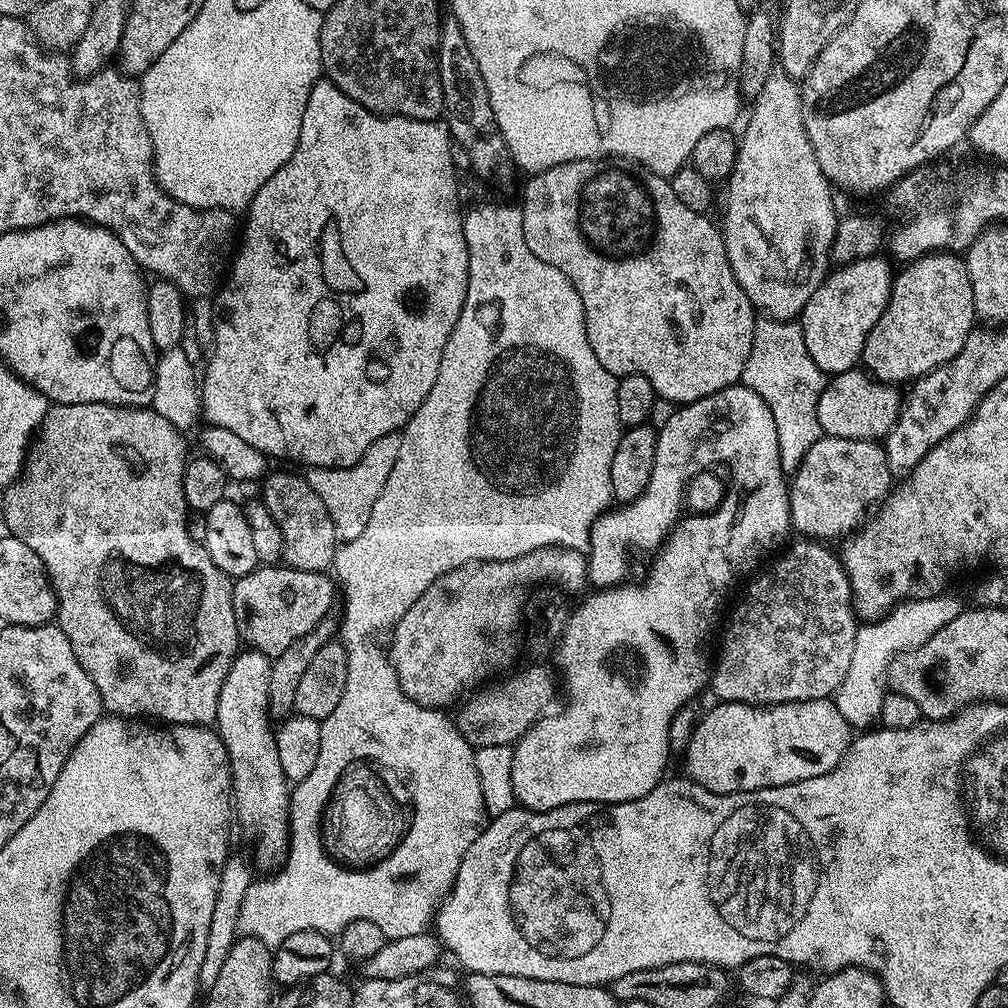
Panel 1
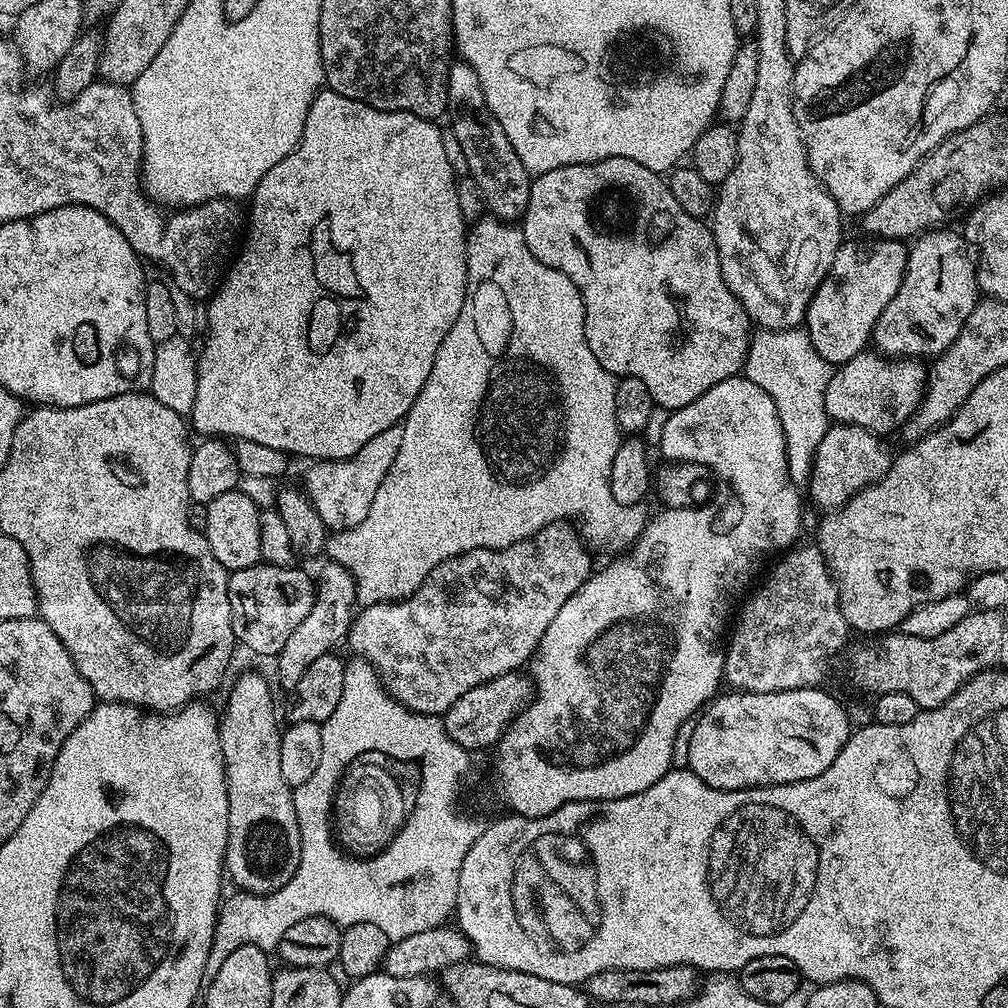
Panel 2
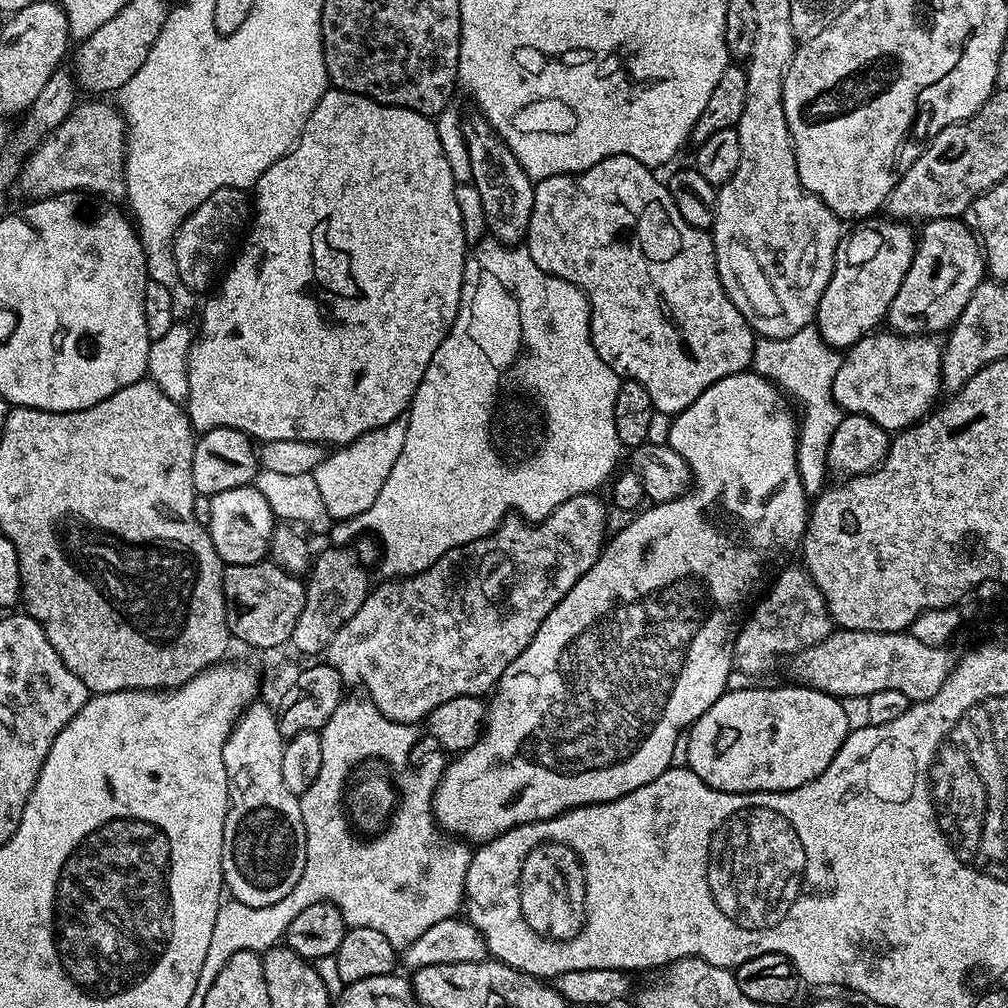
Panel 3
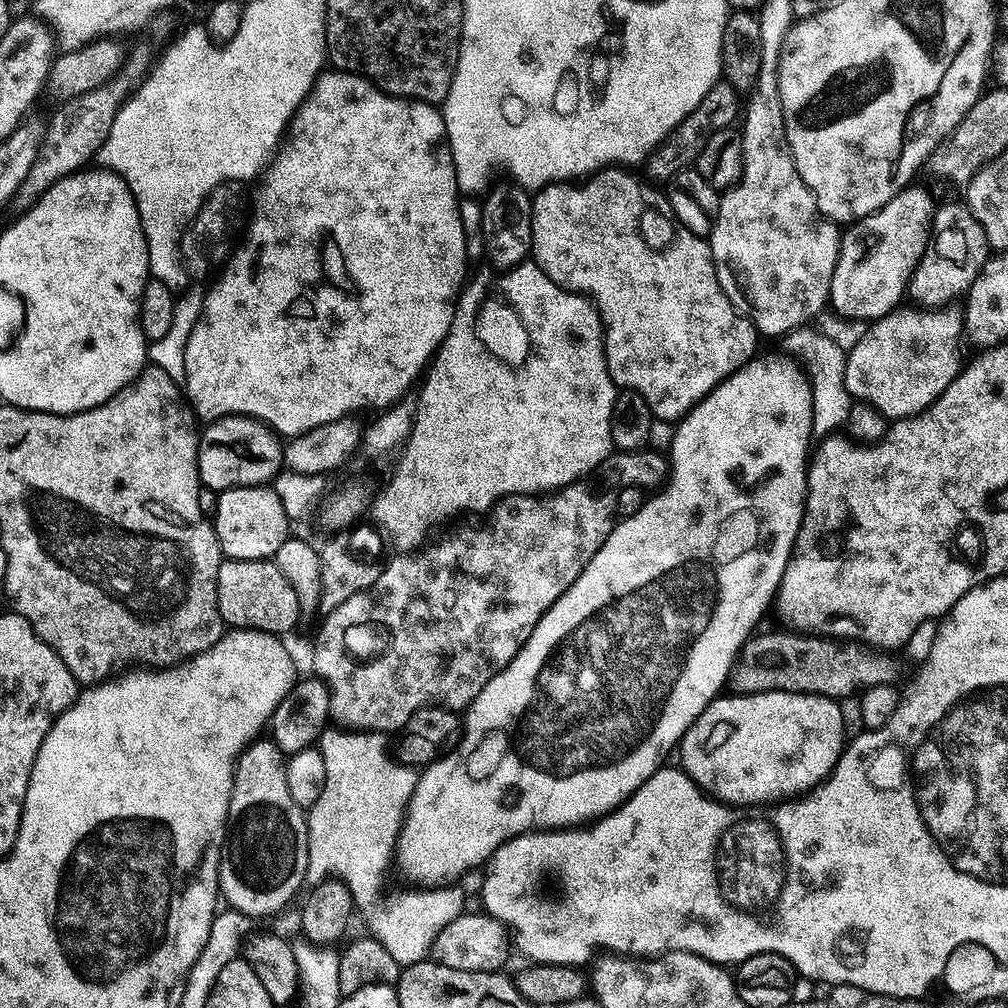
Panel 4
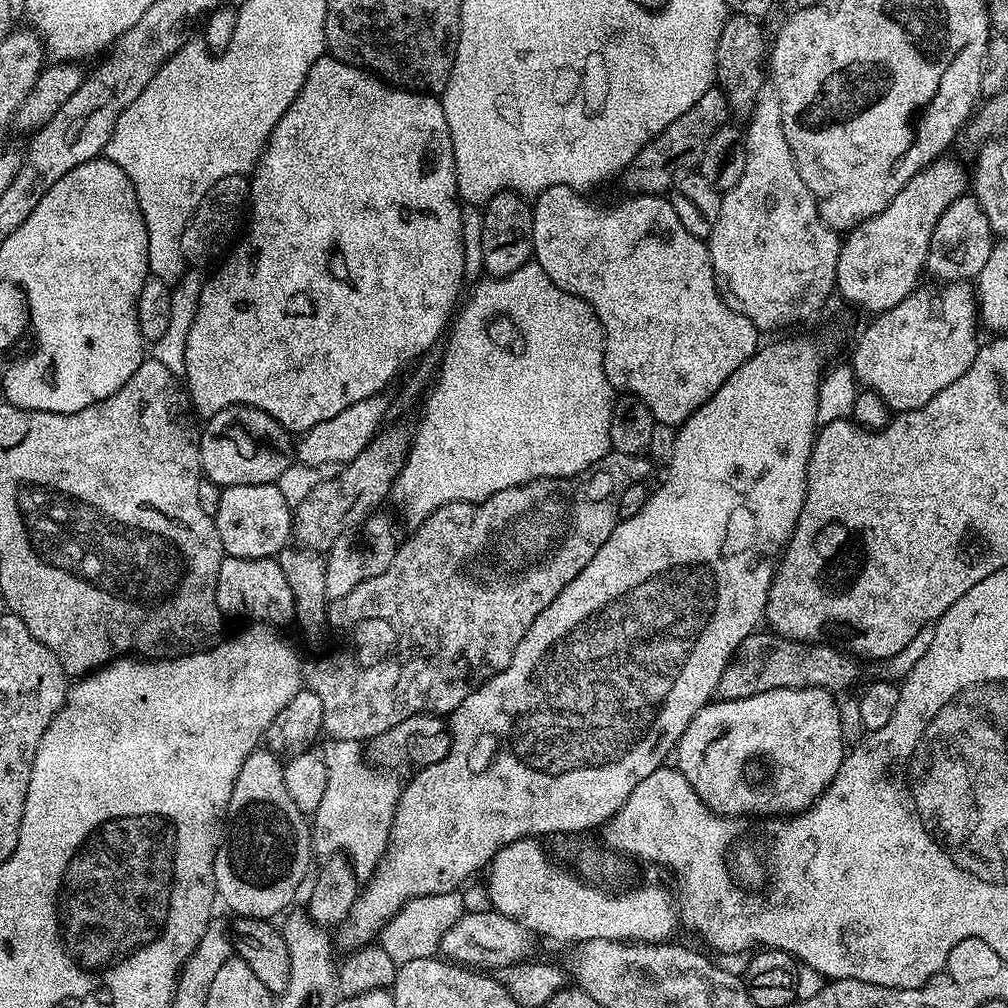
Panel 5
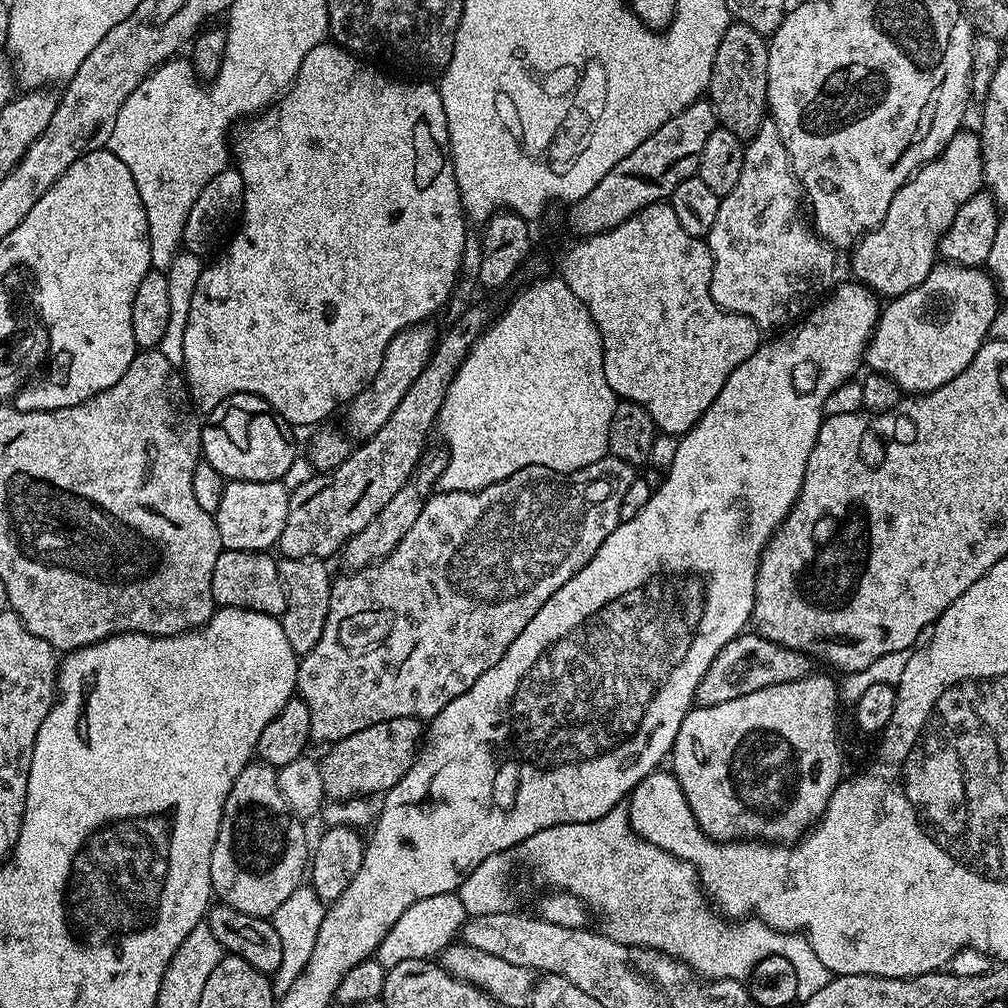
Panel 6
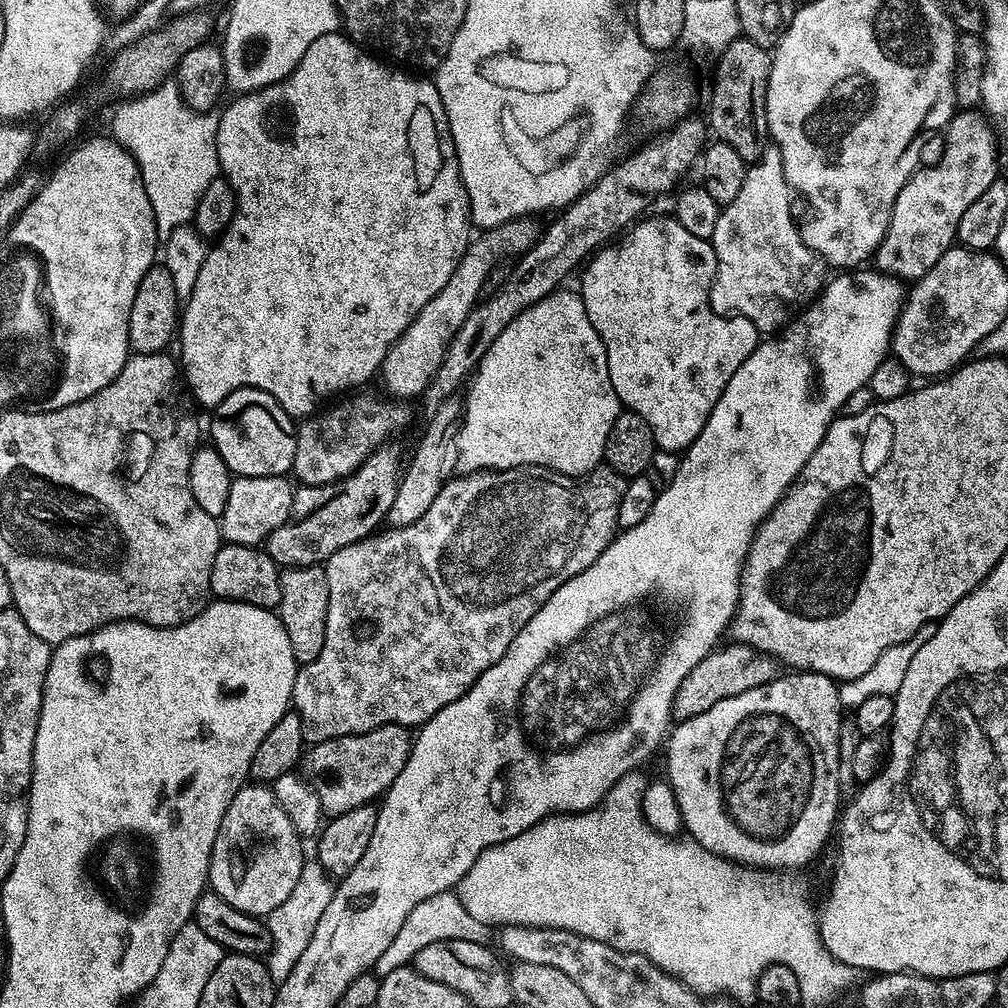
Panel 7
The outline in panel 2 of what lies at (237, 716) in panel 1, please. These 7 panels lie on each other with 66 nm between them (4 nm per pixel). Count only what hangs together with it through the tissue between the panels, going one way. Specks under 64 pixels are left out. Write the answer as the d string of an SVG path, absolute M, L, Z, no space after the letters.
M244 672L232 684L228 692L228 701L224 704L224 716L219 717L220 752L224 756L224 773L228 791L228 837L224 867L227 879L236 883L235 887L242 892L270 894L298 870L300 861L300 831L298 814L294 814L292 801L293 789L282 778L282 761L280 758L280 734L282 724L276 721L276 704L272 701L272 688L264 676L256 672Z

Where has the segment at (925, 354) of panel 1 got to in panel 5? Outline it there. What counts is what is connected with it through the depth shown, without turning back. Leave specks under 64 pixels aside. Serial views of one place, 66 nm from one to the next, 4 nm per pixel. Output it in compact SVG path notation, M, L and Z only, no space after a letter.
M970 194L960 196L950 206L946 206L942 218L938 218L938 226L934 226L934 234L930 234L927 275L937 276L940 282L971 281L979 277L993 247L992 227L986 222L986 216L982 214L975 197Z

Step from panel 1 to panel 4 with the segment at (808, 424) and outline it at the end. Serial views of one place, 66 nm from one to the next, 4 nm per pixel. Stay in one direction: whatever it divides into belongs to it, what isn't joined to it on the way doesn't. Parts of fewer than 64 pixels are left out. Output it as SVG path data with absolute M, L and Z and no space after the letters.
M797 330L788 333L788 348L808 367L806 379L812 389L812 434L816 438L825 438L843 429L848 423L848 411L854 403L844 386L847 355L840 352L840 344L828 336L815 336L809 330Z

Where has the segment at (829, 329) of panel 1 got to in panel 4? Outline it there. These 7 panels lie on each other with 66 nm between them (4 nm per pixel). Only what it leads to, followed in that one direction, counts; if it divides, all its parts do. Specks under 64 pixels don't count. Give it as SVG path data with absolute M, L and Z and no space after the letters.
M909 186L890 198L890 202L886 202L886 206L882 206L874 214L845 227L840 238L840 253L834 266L834 278L830 282L830 308L848 320L865 320L864 322L880 320L893 311L899 305L896 303L905 299L914 270L922 254L928 249L933 215L934 203L932 204L931 198L922 189Z

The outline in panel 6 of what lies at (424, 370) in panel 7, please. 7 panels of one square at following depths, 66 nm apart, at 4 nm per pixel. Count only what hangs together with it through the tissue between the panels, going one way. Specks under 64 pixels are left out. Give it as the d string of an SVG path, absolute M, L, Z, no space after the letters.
M428 322L414 324L390 338L390 346L386 346L386 354L376 377L355 398L348 401L348 413L344 416L342 428L353 441L366 441L378 430L382 430L382 426L386 426L390 414L398 410L398 402L406 398L406 390L414 386L414 378L418 378L418 374L422 374L422 370L428 365L438 341L438 332L430 325Z

